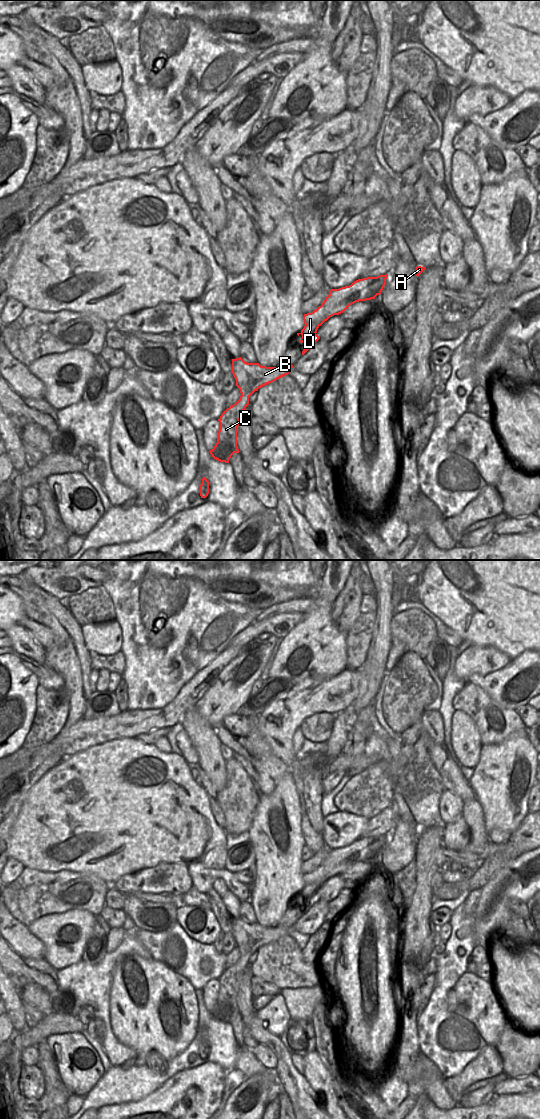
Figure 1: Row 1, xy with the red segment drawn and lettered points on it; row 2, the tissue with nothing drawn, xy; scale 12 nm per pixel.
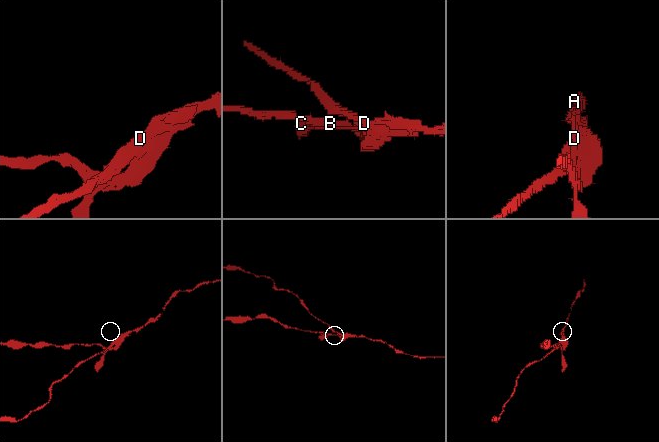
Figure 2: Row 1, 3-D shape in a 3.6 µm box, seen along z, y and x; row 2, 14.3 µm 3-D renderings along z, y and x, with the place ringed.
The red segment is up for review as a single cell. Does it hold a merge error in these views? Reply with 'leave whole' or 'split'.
split

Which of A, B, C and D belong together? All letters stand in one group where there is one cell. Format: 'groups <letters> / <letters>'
groups A D / B C

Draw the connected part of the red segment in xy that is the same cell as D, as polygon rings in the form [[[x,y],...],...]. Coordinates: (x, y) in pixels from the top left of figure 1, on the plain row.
[[[388,834],[367,837],[358,839],[349,846],[331,849],[321,866],[311,873],[304,874],[304,884],[321,886],[330,877],[343,873],[348,865],[375,859],[386,845],[387,837]]]

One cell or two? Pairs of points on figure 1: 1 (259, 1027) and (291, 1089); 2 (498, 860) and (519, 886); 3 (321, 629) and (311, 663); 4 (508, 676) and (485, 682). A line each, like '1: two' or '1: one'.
1: two
2: two
3: one
4: one

